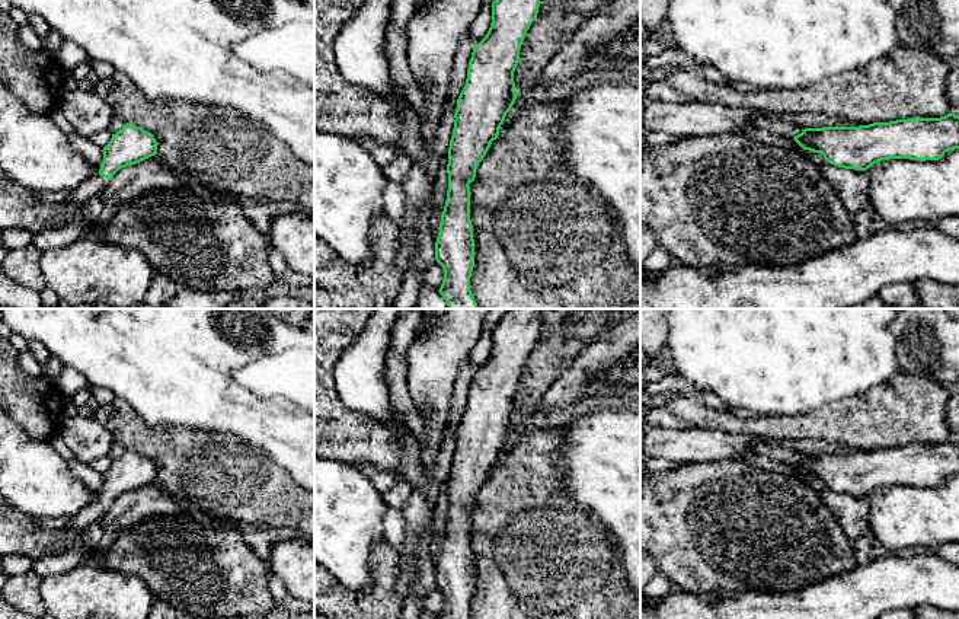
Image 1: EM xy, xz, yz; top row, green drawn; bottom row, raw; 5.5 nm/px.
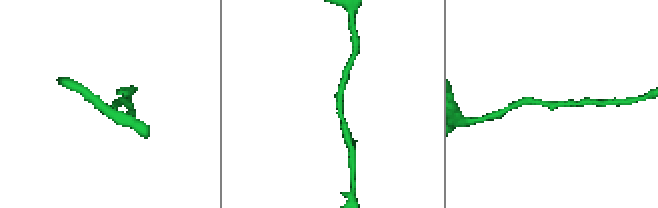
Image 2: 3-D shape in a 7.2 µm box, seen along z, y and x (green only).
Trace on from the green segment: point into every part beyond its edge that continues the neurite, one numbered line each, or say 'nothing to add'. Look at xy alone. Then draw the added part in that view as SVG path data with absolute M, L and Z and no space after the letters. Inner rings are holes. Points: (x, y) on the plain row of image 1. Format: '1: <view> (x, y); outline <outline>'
1: xy (92, 513); outline M96 498L93 502L81 508L74 517L68 519L65 527L84 533L90 524L102 520L108 508L109 507L106 504Z

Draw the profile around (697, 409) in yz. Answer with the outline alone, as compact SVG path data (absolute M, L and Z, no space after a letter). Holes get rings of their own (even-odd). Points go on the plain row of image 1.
M898 373L863 395L829 403L799 417L741 419L713 408L700 393L675 396L662 408L694 428L723 430L774 440L822 435L837 446L859 450L940 444L950 440L946 406L950 392L923 377Z

